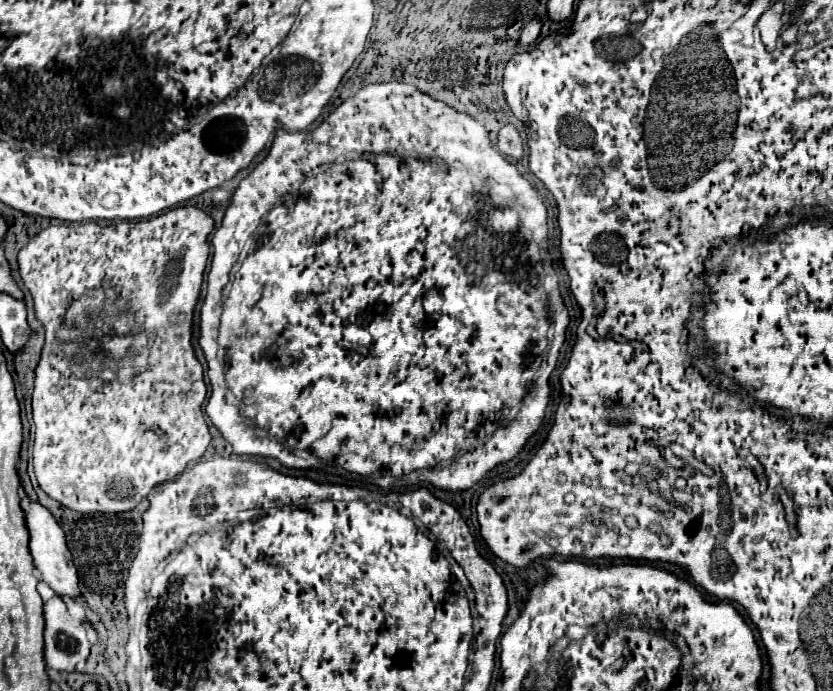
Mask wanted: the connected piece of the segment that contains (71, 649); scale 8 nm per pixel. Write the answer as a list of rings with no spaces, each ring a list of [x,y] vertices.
[[[54,596],[44,604],[44,662],[58,672],[74,672],[76,664],[90,654],[86,628],[72,620],[62,598]]]

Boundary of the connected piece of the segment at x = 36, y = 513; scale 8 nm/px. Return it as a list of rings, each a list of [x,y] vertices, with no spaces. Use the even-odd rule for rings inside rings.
[[[28,500],[28,504],[24,506],[24,518],[26,518],[26,528],[30,534],[30,554],[34,558],[34,566],[42,572],[44,582],[62,598],[76,598],[80,594],[78,590],[78,570],[72,562],[72,554],[66,546],[66,538],[62,528],[58,526],[56,518],[50,514],[48,508],[44,508],[40,502]]]

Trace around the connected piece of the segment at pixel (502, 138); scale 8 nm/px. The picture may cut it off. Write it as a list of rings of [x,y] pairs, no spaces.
[[[508,124],[500,130],[498,134],[498,150],[506,156],[512,156],[512,158],[520,158],[522,156],[522,138],[520,138],[520,132],[516,126]]]

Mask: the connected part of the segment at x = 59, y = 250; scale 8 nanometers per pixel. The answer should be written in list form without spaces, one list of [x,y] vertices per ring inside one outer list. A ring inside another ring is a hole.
[[[178,206],[160,216],[146,220],[50,226],[40,234],[36,234],[36,238],[30,240],[20,250],[18,254],[20,274],[24,278],[26,288],[32,292],[36,316],[40,318],[45,328],[45,343],[35,370],[34,396],[32,396],[32,410],[36,424],[36,438],[32,450],[34,474],[38,478],[40,488],[48,496],[60,500],[64,506],[82,514],[132,510],[140,504],[140,496],[146,496],[160,482],[172,480],[188,466],[188,462],[202,458],[202,454],[206,452],[212,440],[202,414],[206,384],[204,384],[202,364],[194,356],[190,338],[192,338],[192,312],[200,296],[202,276],[208,258],[206,238],[212,232],[212,228],[214,228],[214,220],[206,212],[194,206]],[[104,284],[112,286],[118,298],[124,298],[124,302],[132,310],[136,310],[134,320],[140,326],[140,330],[148,336],[150,354],[148,354],[148,367],[145,370],[134,367],[128,370],[129,374],[123,373],[125,376],[123,383],[128,383],[130,379],[128,384],[122,384],[118,380],[108,380],[108,382],[102,380],[102,384],[98,384],[96,390],[92,390],[90,388],[92,378],[84,374],[76,374],[72,370],[72,366],[76,364],[74,358],[62,351],[51,352],[50,349],[71,302],[88,294],[92,288],[102,288]]]

